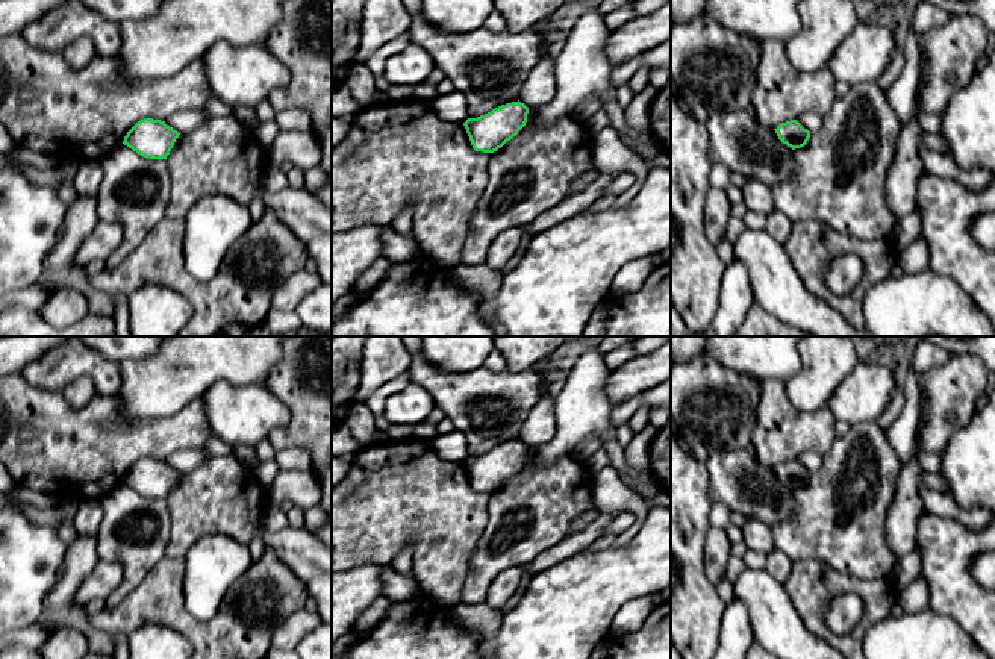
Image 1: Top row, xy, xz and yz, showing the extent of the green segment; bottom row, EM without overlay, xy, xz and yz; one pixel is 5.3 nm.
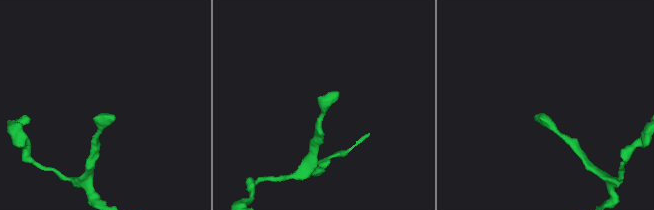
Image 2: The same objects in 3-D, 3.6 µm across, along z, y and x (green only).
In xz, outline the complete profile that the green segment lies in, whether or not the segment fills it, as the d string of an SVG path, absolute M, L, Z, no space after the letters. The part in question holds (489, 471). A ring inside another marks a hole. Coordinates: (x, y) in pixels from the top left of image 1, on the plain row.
M518 441L501 444L463 465L476 491L494 492L518 474L527 462L529 447Z

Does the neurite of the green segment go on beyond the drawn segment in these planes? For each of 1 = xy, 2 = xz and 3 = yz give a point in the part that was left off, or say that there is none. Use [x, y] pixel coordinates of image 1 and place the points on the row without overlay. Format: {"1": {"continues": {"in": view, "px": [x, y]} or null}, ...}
{"1": {"continues": null}, "2": {"continues": null}, "3": {"continues": null}}

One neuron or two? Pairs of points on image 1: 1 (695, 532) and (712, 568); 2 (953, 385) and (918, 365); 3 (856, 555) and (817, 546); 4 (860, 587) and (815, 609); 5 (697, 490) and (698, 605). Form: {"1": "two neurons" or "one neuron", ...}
{"1": "two neurons", "2": "two neurons", "3": "one neuron", "4": "one neuron", "5": "one neuron"}

